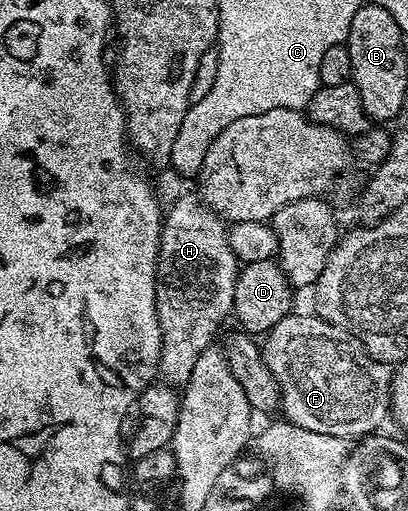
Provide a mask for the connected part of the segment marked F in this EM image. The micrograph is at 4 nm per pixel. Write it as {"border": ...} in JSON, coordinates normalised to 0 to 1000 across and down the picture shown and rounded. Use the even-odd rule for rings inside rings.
{"border":[[[716,609],[696,624],[686,624],[686,632],[676,632],[676,640],[667,640],[662,650],[650,654],[647,665],[640,669],[637,681],[642,687],[642,701],[657,718],[657,726],[667,730],[681,751],[681,763],[691,767],[691,781],[686,787],[686,800],[699,822],[711,824],[725,836],[745,836],[755,843],[775,843],[784,851],[814,851],[816,855],[843,855],[850,859],[885,859],[904,855],[936,832],[936,822],[949,822],[956,808],[956,742],[961,736],[958,716],[914,706],[892,687],[892,679],[863,654],[848,644],[824,640],[814,632],[804,632],[792,620],[762,616],[757,611],[730,613],[733,609]]]}

